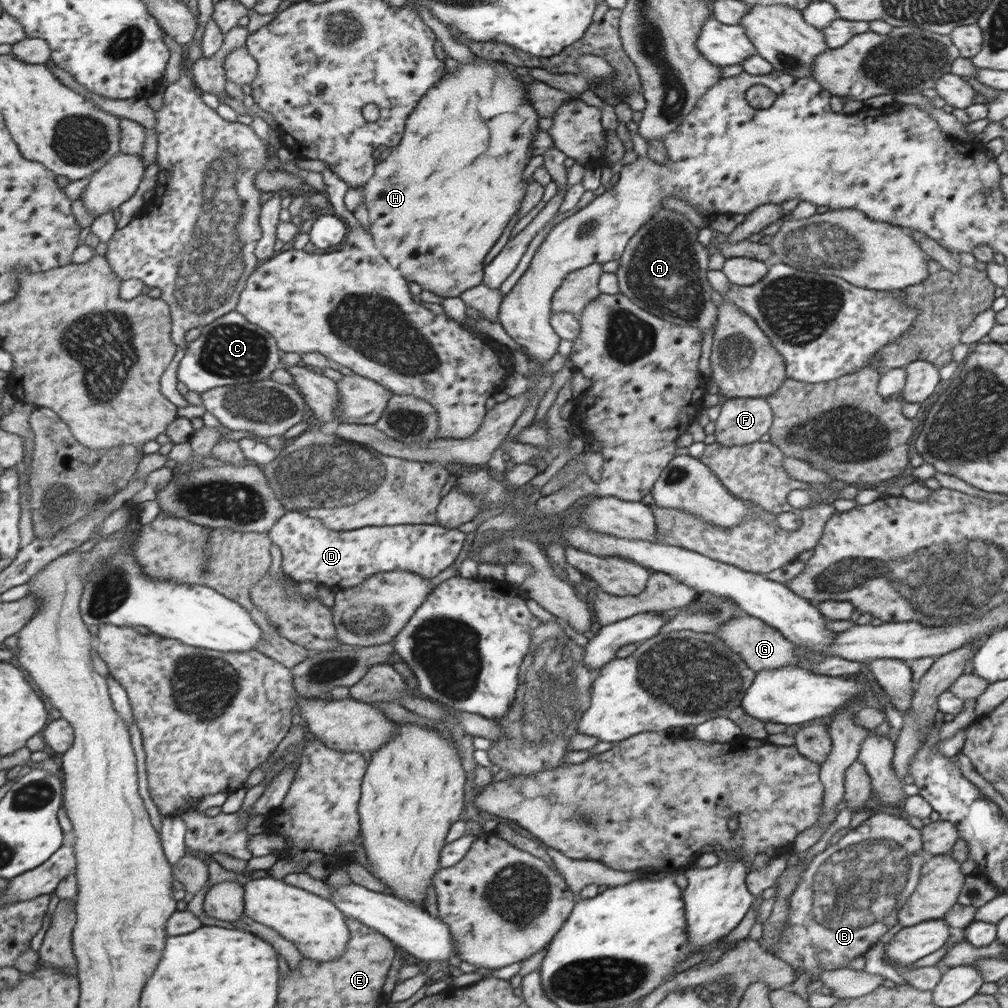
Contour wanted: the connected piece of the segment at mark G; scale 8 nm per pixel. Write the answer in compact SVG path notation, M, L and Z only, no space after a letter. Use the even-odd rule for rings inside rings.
M747 614L725 621L725 623L719 625L717 631L713 631L711 634L723 641L731 651L741 656L745 660L746 666L756 674L761 670L775 670L787 666L797 667L800 661L795 654L792 642L783 638L771 626Z

